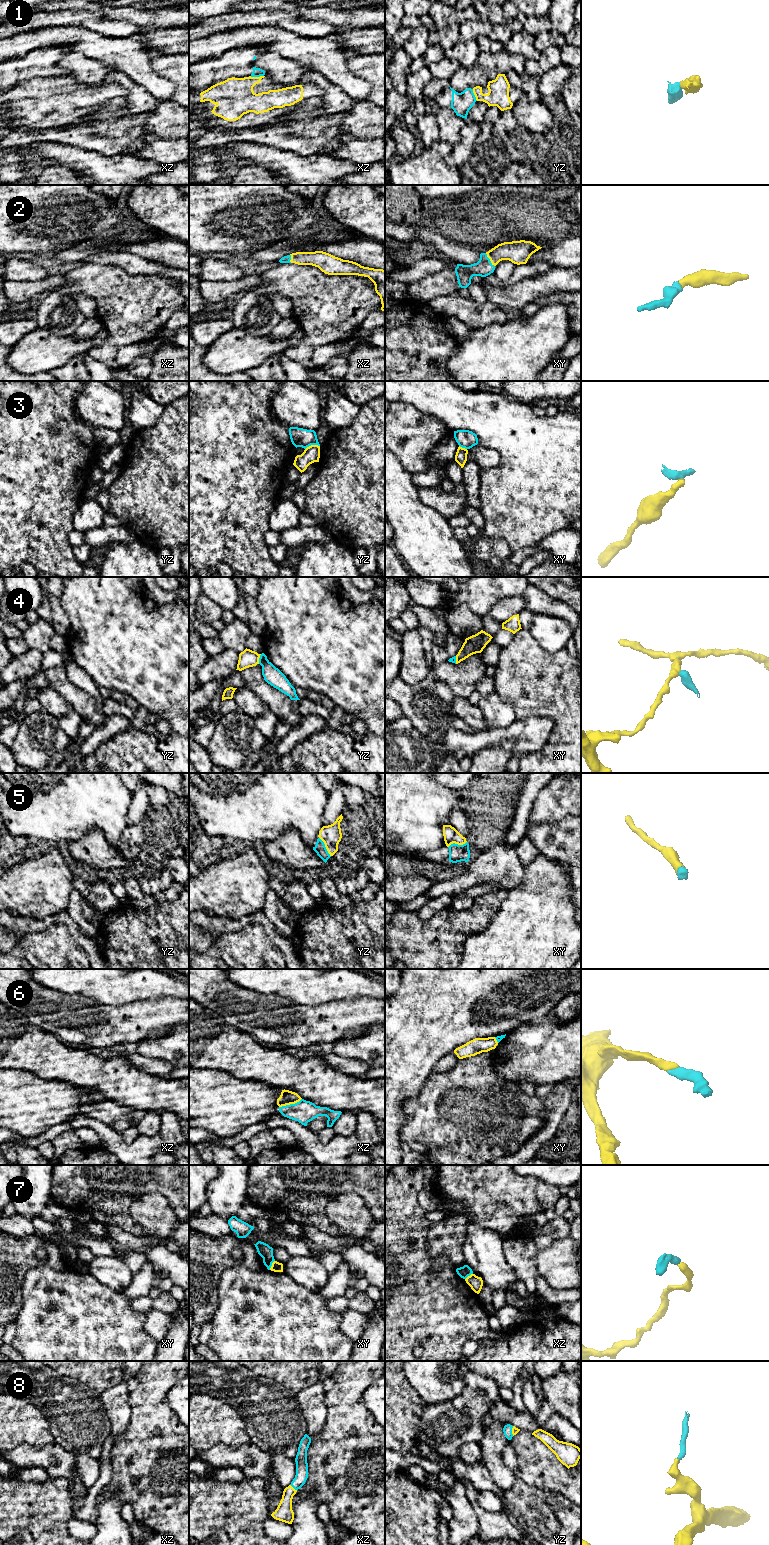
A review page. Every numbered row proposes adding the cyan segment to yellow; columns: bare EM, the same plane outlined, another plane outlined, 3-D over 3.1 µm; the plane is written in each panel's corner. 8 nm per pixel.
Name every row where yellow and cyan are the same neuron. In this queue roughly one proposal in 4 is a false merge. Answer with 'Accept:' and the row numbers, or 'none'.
Accept: 2, 5, 6, 8

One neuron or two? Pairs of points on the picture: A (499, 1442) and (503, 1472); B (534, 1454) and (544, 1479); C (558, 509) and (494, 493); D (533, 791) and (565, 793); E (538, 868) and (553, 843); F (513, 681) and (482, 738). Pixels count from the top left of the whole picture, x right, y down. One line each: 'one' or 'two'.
A: one
B: one
C: one
D: two
E: two
F: two

